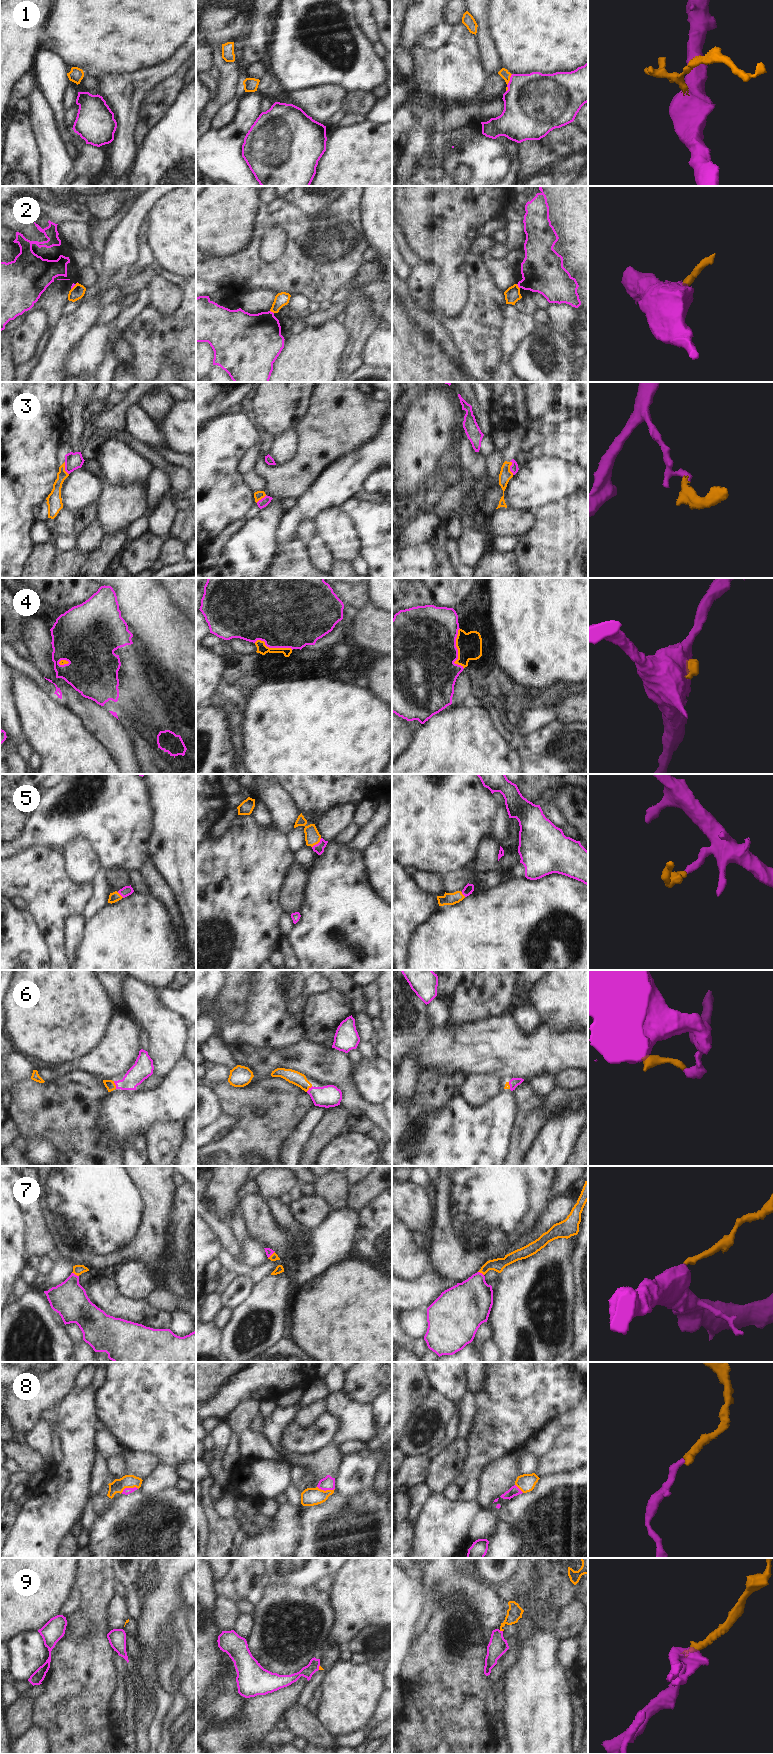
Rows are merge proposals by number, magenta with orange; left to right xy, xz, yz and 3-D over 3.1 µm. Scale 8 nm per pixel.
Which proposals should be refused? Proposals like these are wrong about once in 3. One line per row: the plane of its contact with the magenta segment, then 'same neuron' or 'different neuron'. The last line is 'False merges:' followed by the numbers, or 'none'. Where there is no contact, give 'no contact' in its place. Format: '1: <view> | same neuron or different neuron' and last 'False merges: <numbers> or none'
1: yz | same neuron
2: yz | different neuron
3: yz | different neuron
4: yz | same neuron
5: xz | same neuron
6: xy | same neuron
7: xy | same neuron
8: xy | same neuron
9: yz | different neuron
False merges: 2, 3, 9

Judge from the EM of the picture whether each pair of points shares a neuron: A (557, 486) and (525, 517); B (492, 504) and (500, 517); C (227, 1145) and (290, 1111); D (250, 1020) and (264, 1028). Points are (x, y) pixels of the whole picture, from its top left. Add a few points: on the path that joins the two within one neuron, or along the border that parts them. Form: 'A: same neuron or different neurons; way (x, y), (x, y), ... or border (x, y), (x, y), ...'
A: different neurons; border (509, 507), (515, 510), (533, 510)
B: different neurons; border (495, 508), (490, 515), (485, 517)
C: same neuron; way (243, 1145), (250, 1145), (274, 1123)
D: same neuron; way (253, 1020), (261, 1025)

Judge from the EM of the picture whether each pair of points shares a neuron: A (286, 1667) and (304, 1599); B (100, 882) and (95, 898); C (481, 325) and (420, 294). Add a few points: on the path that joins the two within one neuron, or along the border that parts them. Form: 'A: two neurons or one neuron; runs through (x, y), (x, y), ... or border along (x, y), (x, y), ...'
A: one neuron; runs through (285, 1650), (285, 1624), (292, 1616)
B: one neuron; runs through (100, 886), (99, 894)
C: one neuron; runs through (465, 325), (454, 325), (446, 322), (435, 310)

